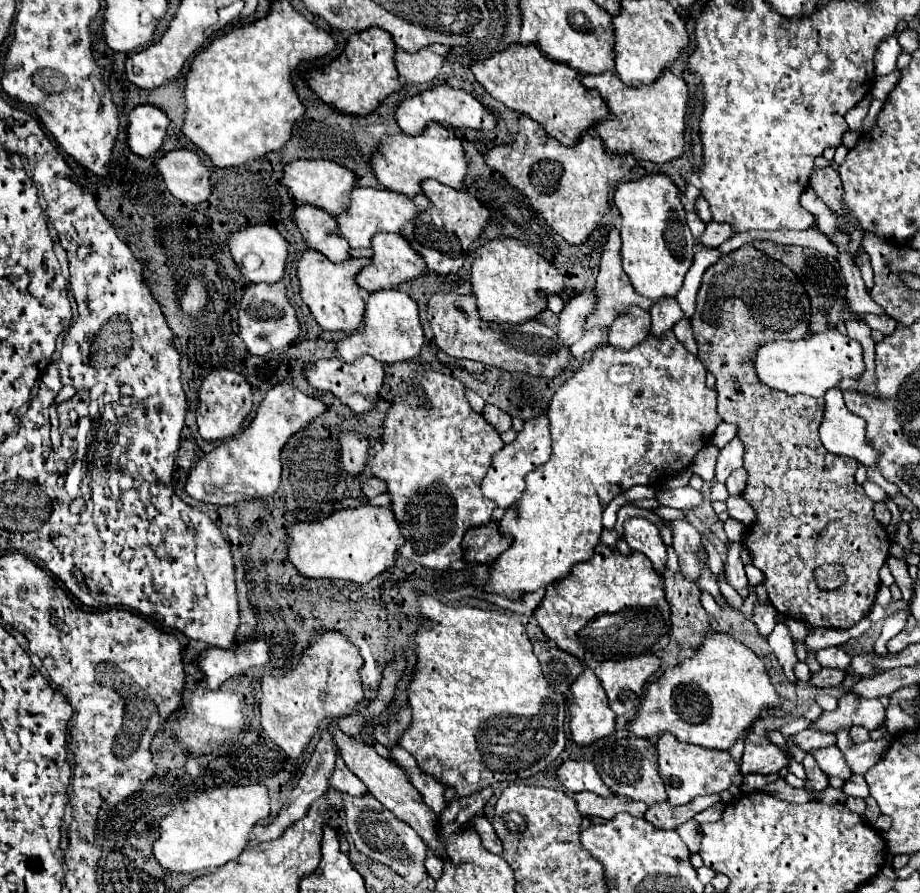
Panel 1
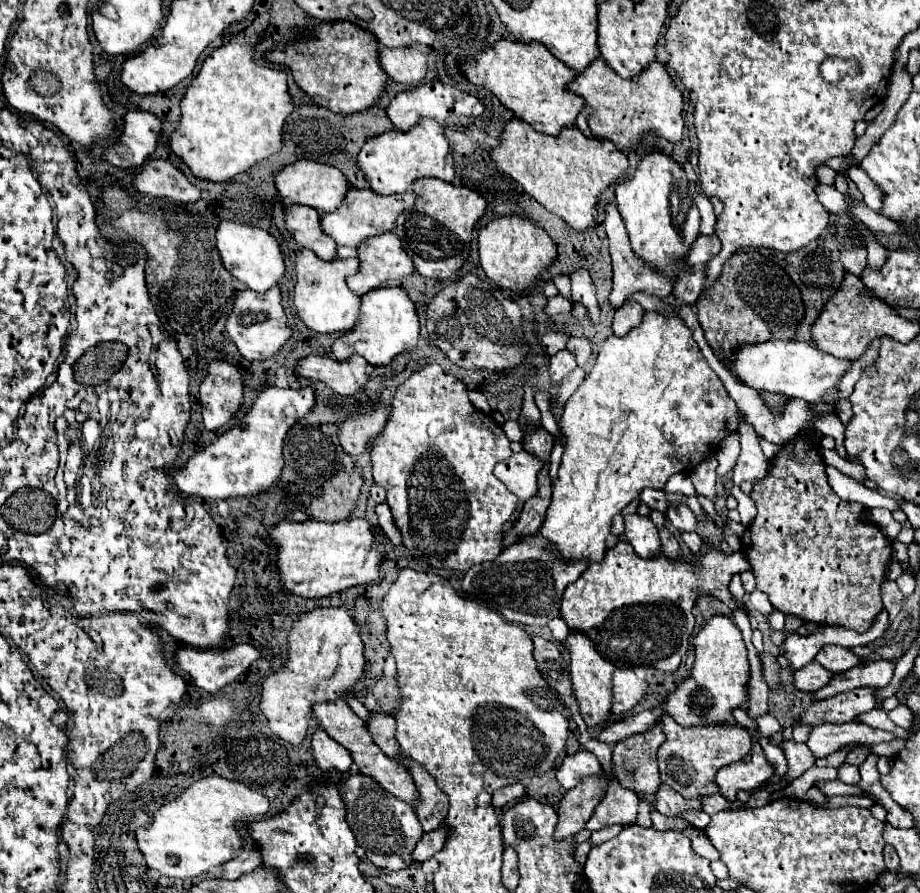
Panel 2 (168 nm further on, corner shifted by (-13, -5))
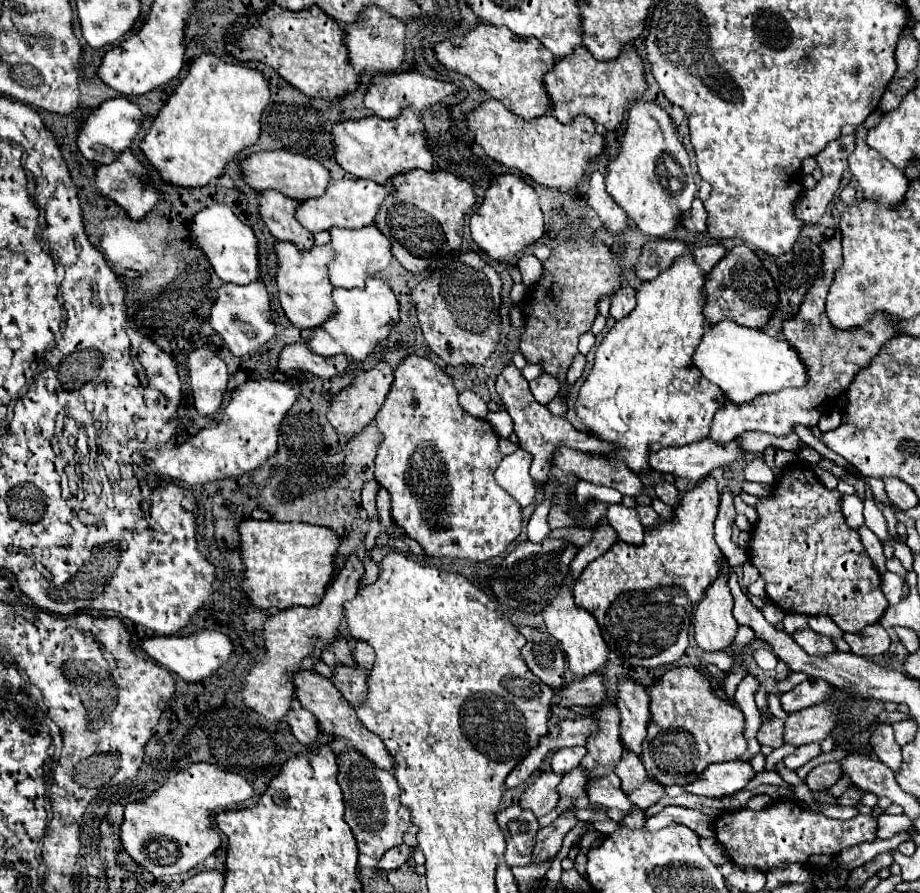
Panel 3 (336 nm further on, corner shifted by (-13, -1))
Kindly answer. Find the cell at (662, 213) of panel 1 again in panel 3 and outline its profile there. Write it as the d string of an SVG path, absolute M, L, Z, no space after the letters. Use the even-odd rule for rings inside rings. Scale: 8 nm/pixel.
M649 102L633 104L629 110L627 132L621 140L621 152L609 164L605 184L613 200L649 238L663 238L681 226L683 214L691 210L697 186L689 156L665 110Z

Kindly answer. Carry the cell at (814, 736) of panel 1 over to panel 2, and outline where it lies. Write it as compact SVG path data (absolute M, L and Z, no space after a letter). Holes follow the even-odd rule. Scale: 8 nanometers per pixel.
M785 740L783 742L783 752L785 752L785 758L787 758L787 764L789 764L789 770L783 778L779 780L795 780L799 778L805 770L809 770L813 764L815 764L815 758L811 754L811 750L805 746L805 744L797 744L793 740Z

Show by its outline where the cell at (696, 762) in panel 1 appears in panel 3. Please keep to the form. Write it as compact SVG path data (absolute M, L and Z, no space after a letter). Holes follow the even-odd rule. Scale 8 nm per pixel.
M677 666L663 674L659 682L655 682L649 688L651 694L651 722L649 722L649 734L643 742L643 764L647 774L651 774L655 780L663 782L665 786L687 786L699 774L713 762L727 762L737 760L747 750L747 740L743 736L745 730L745 716L739 708L731 706L729 700L721 700L711 692L709 680L701 676L695 668Z

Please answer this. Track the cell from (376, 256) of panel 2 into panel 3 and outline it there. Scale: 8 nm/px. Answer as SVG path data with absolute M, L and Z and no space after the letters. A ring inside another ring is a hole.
M365 226L365 228L357 228L357 230L335 228L335 230L331 230L331 246L335 250L335 260L331 260L329 278L335 288L363 286L363 282L367 278L385 270L395 260L393 252L391 252L391 240L377 226Z

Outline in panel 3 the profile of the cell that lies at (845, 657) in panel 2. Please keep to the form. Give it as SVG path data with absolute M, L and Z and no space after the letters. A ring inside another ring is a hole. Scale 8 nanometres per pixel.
M803 628L799 630L797 634L793 634L795 642L799 642L799 646L803 646L803 650L811 656L827 656L827 654L833 654L837 652L835 644L831 638L827 636L819 636L819 634L813 634L809 628Z

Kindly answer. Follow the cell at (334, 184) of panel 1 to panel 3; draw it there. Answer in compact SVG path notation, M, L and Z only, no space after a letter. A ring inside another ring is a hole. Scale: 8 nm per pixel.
M285 150L251 154L241 162L241 170L243 170L243 178L247 180L247 184L251 188L255 188L257 192L277 190L297 202L305 202L305 200L323 196L329 186L329 180L331 180L329 170L315 158L307 158L301 154L289 154Z

